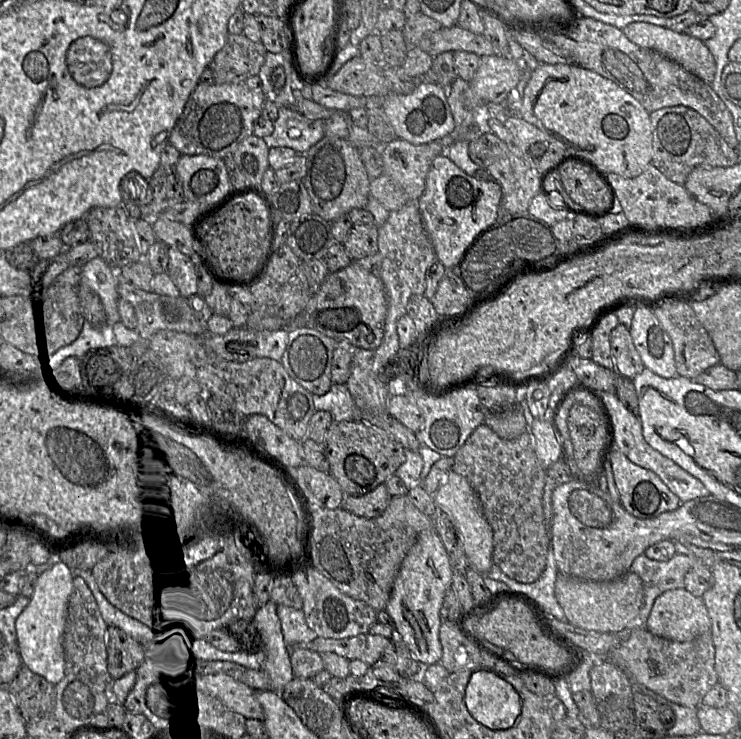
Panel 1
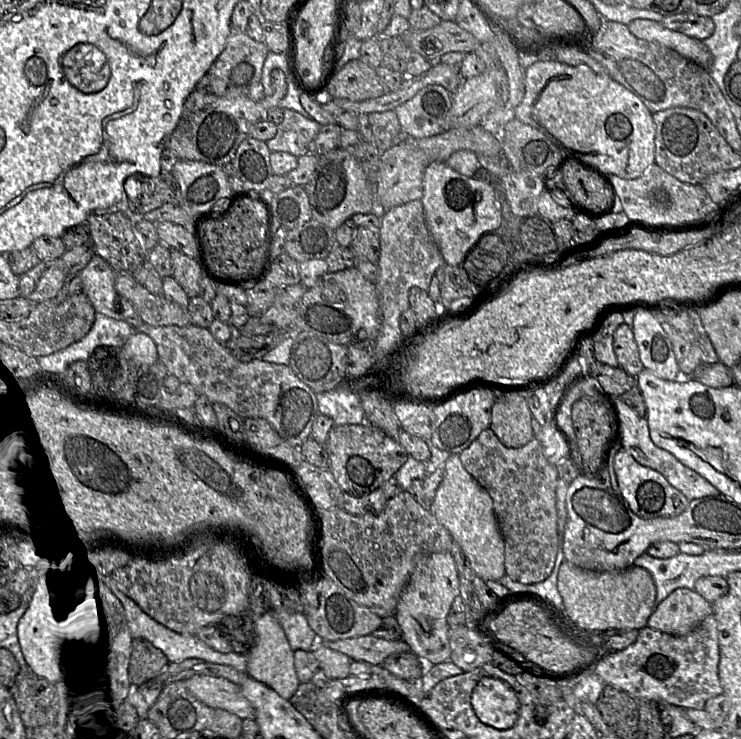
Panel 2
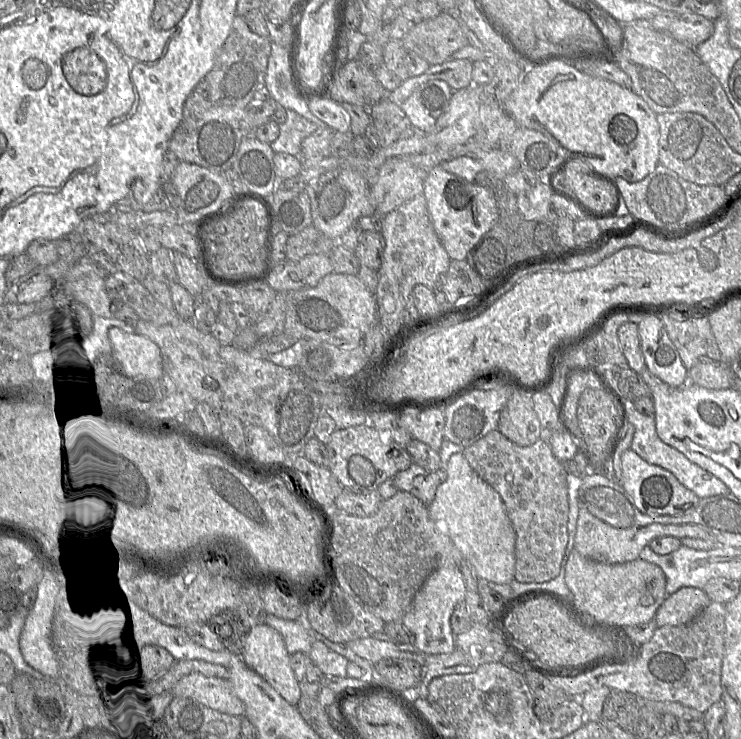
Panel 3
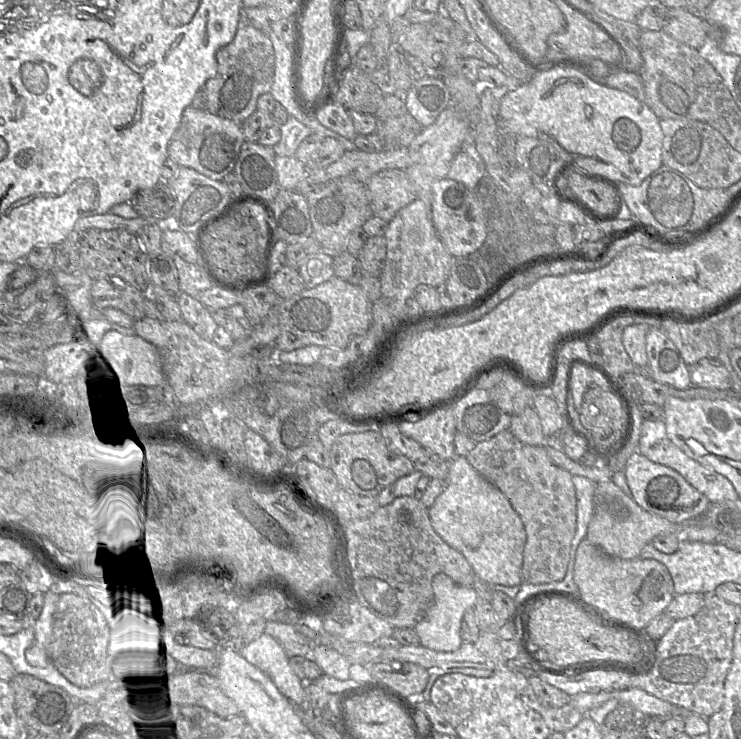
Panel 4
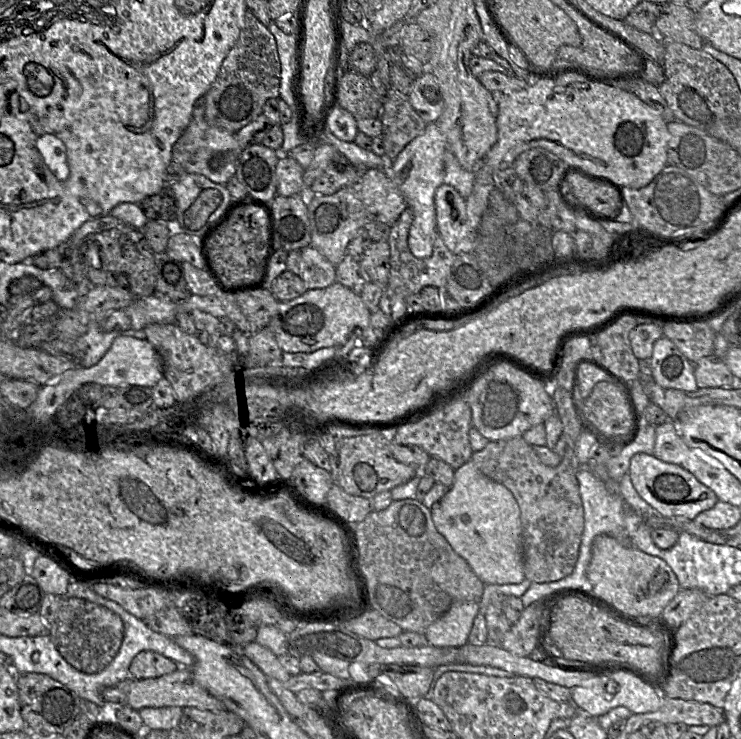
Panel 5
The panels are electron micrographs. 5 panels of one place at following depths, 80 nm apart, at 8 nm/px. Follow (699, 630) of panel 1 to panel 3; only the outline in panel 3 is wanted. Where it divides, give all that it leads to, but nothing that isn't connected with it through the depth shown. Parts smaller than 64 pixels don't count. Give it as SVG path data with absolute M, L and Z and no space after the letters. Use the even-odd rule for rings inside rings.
M683 587L666 597L653 620L658 628L684 625L694 619L710 602L702 589Z

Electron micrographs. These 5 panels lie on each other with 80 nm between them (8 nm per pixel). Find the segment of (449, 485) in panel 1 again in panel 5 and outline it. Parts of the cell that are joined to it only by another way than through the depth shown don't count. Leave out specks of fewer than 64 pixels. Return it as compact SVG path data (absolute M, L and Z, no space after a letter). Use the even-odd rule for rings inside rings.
M469 460L455 470L454 482L449 491L430 510L438 532L445 537L453 550L468 562L484 584L518 584L526 578L519 505L510 490L485 476L473 461Z

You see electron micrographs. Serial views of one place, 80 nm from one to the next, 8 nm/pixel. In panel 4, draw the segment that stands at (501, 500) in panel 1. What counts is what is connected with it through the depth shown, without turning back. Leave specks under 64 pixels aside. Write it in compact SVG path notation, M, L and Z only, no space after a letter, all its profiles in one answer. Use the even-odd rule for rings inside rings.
M509 430L478 442L466 457L480 475L507 497L523 522L526 543L521 568L522 583L561 581L566 576L571 541L577 527L573 475L552 463L543 445L523 443Z

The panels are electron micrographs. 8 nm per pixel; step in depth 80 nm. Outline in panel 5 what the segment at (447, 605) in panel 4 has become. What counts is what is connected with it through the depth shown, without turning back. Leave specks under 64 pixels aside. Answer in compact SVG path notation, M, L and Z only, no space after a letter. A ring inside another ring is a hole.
M456 601L424 632L428 642L437 647L462 647L468 643L480 602Z

